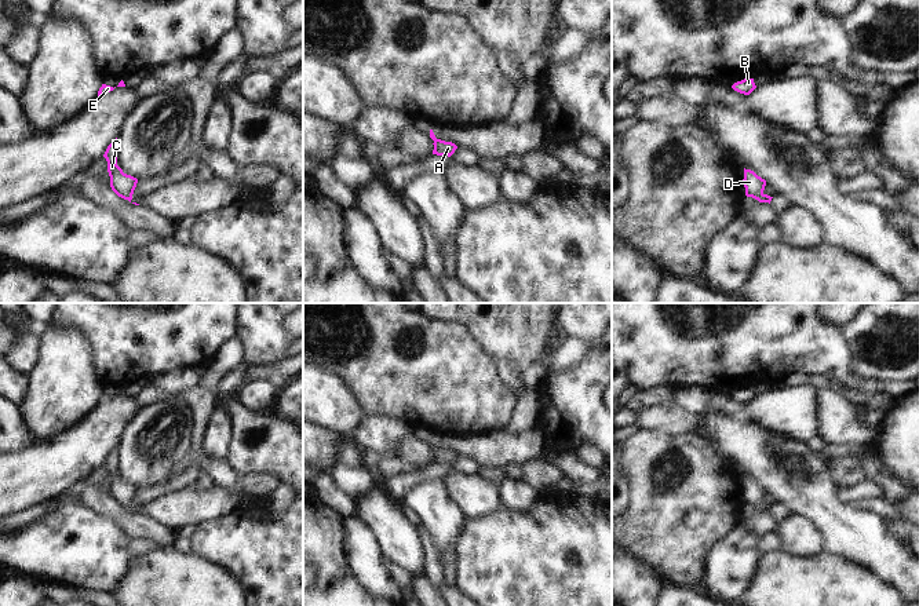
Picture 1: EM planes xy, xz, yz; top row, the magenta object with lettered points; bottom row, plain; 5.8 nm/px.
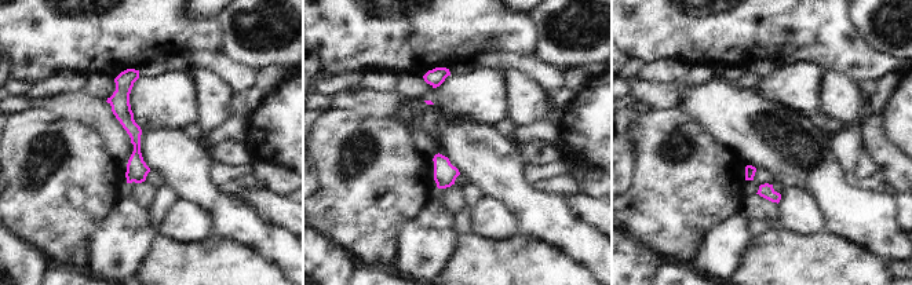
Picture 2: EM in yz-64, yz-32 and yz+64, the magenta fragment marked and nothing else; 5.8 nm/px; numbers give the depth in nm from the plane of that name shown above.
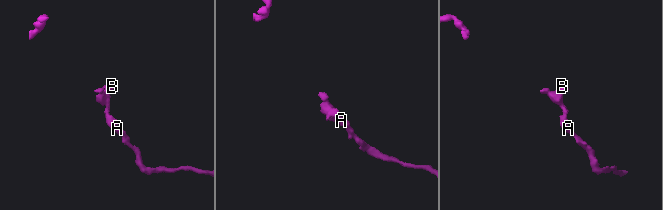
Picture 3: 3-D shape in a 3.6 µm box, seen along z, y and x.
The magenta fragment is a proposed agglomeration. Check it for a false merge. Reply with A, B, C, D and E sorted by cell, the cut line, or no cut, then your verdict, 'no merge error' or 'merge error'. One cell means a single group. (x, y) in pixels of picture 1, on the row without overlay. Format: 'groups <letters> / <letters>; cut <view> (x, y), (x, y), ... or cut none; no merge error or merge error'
groups A B C D E; cut none; no merge error

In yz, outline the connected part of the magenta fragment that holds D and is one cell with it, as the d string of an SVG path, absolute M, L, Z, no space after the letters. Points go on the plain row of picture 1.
M744 477L743 493L745 496L745 504L758 508L759 511L769 511L773 505L763 501L766 489L758 485L754 479Z

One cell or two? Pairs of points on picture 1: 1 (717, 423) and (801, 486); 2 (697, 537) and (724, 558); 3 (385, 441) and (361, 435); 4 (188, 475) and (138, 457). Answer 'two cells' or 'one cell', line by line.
1: one cell
2: two cells
3: one cell
4: two cells

